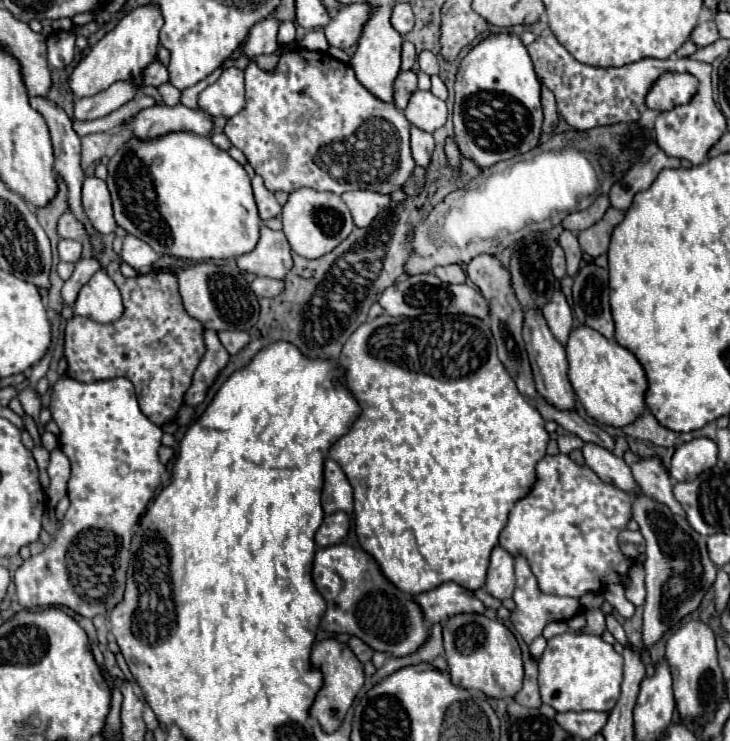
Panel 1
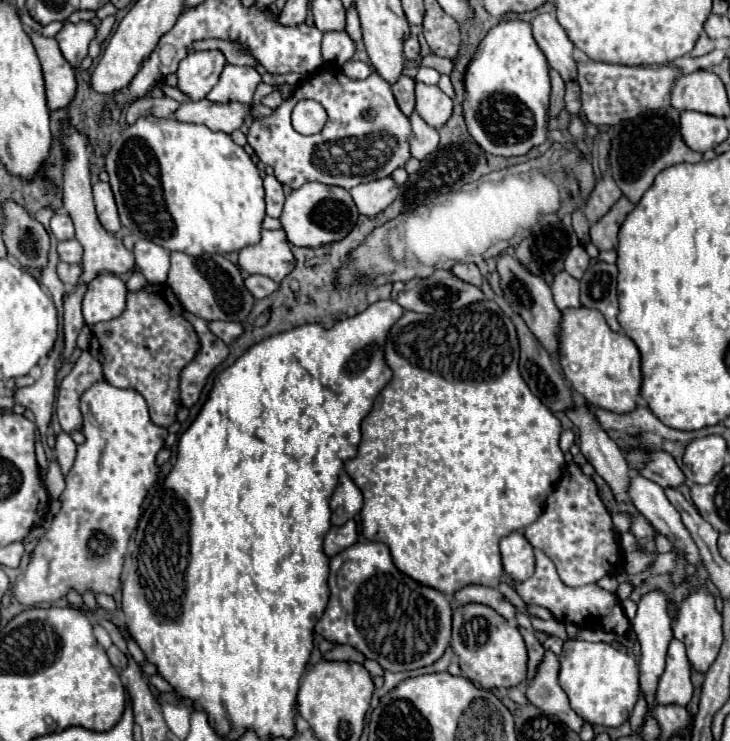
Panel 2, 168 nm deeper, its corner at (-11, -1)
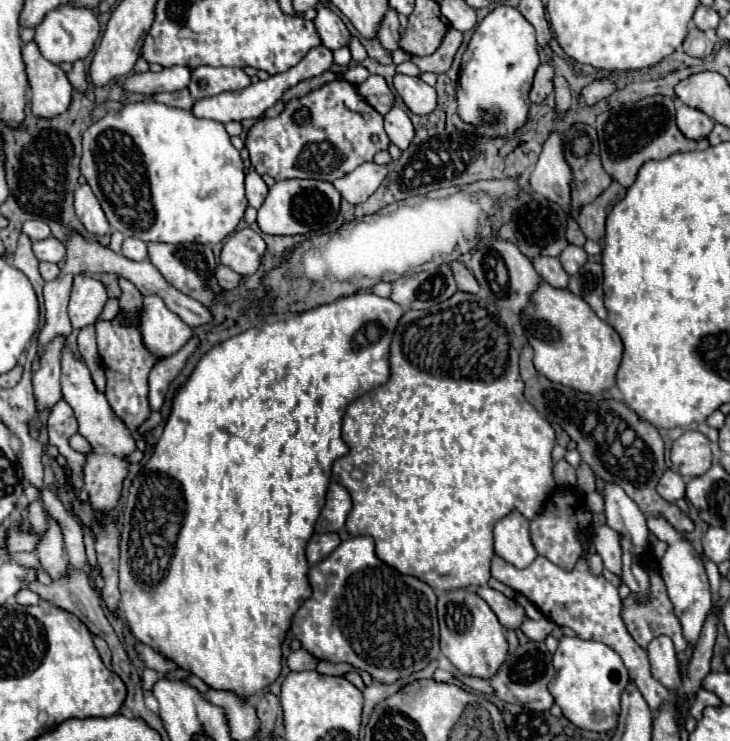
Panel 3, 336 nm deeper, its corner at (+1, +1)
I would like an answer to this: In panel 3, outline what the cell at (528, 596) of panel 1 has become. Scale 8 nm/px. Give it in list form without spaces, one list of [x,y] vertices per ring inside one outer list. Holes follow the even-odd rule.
[[[494,557],[492,577],[512,587],[516,593],[522,593],[524,597],[528,597],[544,613],[544,617],[554,621],[556,625],[574,629],[580,639],[592,639],[592,641],[600,641],[612,647],[622,657],[624,665],[630,671],[630,679],[638,685],[652,713],[658,713],[662,705],[670,703],[672,693],[664,685],[660,685],[656,679],[652,679],[646,651],[630,637],[630,633],[624,627],[624,621],[620,617],[622,603],[618,597],[618,589],[610,581],[606,581],[602,575],[600,577],[592,575],[588,571],[586,559],[580,559],[576,563],[576,569],[566,571],[566,569],[552,565],[546,557],[536,557],[534,563],[526,569],[516,569],[514,565],[508,565],[504,559]]]

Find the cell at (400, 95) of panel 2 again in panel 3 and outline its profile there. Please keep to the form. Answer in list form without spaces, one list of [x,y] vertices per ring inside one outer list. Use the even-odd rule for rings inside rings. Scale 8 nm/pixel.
[[[370,75],[362,85],[358,85],[360,89],[360,95],[382,115],[386,115],[392,107],[394,107],[394,93],[392,89],[388,87],[386,79],[380,77],[380,75]]]

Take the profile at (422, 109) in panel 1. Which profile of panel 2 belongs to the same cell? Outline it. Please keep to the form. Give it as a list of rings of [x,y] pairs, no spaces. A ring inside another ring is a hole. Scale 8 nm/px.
[[[416,81],[416,113],[434,129],[440,129],[452,115],[452,99],[438,87]]]

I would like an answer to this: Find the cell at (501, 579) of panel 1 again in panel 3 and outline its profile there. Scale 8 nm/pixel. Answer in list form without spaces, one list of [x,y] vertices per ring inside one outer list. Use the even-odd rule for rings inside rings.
[[[510,513],[500,519],[494,527],[494,553],[514,565],[516,569],[528,567],[536,559],[536,549],[532,547],[528,533],[528,519],[520,513]]]

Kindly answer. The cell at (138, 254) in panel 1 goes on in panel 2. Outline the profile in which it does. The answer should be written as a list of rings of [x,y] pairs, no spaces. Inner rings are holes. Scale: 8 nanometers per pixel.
[[[140,239],[134,245],[134,257],[138,271],[148,279],[148,283],[166,283],[170,269],[170,255],[160,245]]]

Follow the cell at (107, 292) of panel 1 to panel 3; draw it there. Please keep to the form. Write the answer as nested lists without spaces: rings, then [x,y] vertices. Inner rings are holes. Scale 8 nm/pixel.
[[[78,275],[70,295],[70,305],[68,305],[72,327],[82,329],[86,325],[92,325],[100,317],[106,301],[108,301],[108,295],[102,281],[92,279],[88,275]]]

